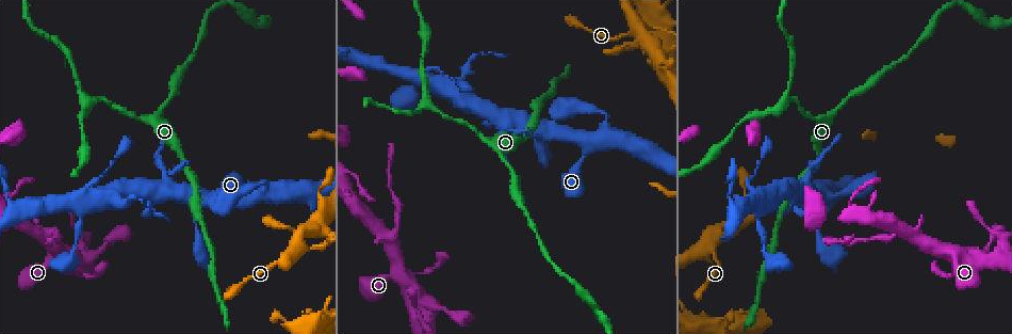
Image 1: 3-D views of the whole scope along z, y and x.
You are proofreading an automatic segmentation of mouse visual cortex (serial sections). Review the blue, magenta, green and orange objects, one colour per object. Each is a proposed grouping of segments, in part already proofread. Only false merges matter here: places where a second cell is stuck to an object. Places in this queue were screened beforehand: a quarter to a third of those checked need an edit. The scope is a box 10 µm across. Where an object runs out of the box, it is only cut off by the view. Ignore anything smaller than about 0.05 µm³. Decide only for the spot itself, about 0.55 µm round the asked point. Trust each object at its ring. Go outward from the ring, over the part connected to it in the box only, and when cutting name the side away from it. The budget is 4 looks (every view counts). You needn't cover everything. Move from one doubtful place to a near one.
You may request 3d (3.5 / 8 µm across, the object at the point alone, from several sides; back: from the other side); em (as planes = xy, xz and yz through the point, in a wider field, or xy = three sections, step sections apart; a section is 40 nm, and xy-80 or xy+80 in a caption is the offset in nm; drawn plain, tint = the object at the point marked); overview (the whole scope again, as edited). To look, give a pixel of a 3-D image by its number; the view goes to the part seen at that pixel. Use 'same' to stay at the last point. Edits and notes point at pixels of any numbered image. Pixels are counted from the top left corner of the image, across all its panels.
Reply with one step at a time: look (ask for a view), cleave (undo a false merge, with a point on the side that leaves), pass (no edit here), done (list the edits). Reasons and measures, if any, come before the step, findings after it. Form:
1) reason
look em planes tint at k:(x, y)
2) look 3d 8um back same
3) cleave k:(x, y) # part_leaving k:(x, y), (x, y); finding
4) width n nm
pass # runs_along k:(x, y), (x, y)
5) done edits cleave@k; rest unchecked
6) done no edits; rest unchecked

sharp bend
look 3d 3.5um at 1:(87, 104)

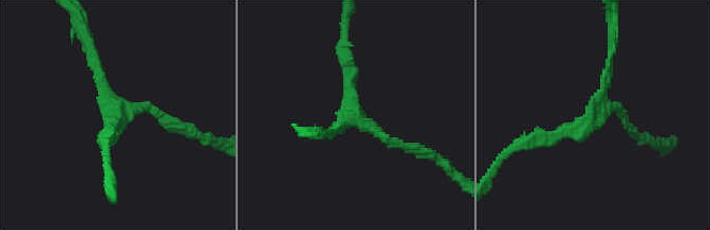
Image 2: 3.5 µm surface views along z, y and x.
arm_widths 150, 150, 200 nm
pass # runs_along 2:(418, 149), (353, 114), (347, 59); one cell here

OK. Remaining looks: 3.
look 3d 3.5um at 1:(45, 238)

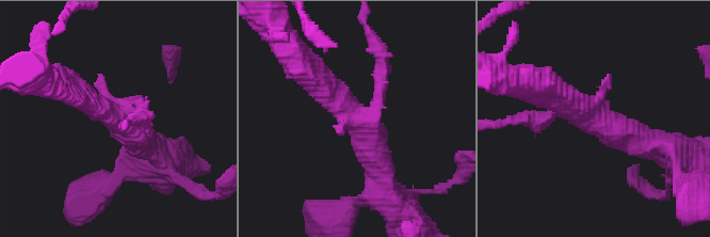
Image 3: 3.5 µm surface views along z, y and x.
need the tissue
look em xy step 3 tint at 3:(362, 122)

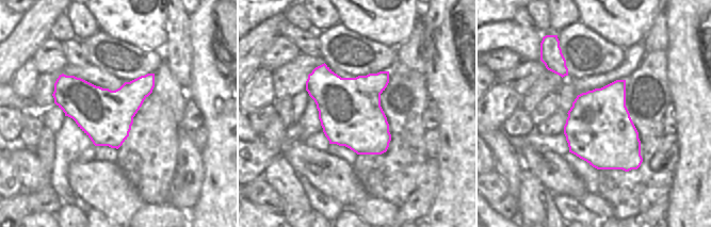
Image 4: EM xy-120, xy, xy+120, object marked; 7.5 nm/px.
look em xy step 2 tint same

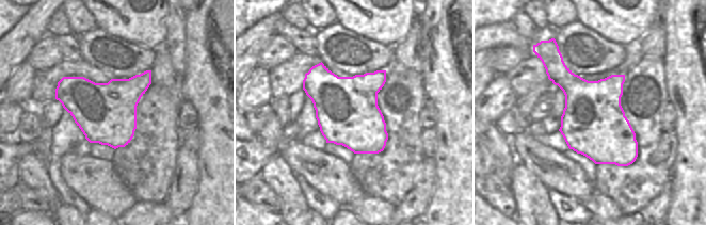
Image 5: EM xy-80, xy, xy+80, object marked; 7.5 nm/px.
cleave 3:(149, 116) # part_leaving 3:(381, 85), (384, 56), (367, 28); two cells meet here

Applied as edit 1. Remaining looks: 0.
done edits cleave@3; rest unchecked

